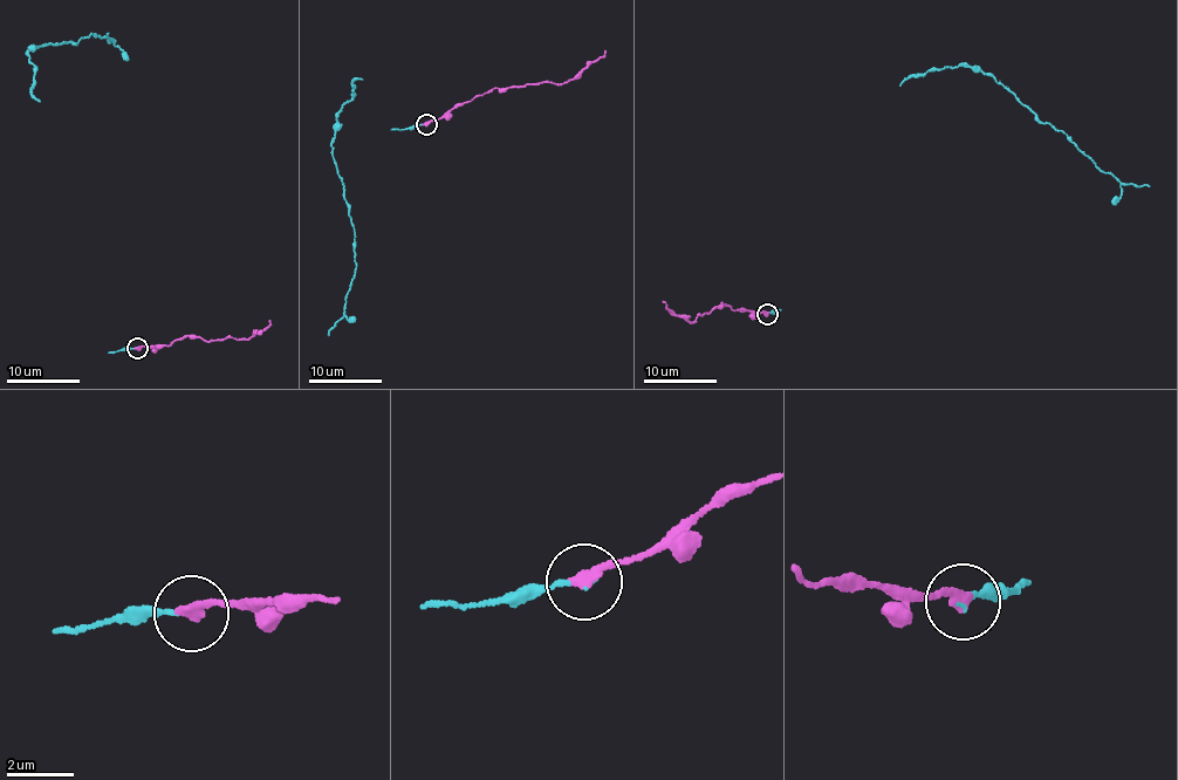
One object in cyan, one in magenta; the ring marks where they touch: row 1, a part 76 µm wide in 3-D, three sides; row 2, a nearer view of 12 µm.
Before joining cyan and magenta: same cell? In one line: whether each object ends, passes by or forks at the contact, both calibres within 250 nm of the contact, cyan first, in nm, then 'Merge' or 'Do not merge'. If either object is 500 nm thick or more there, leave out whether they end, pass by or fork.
At the ring cyan ends. At the ring magenta ends. Thickness 90 nm (cyan) against 340 nm. Merge

